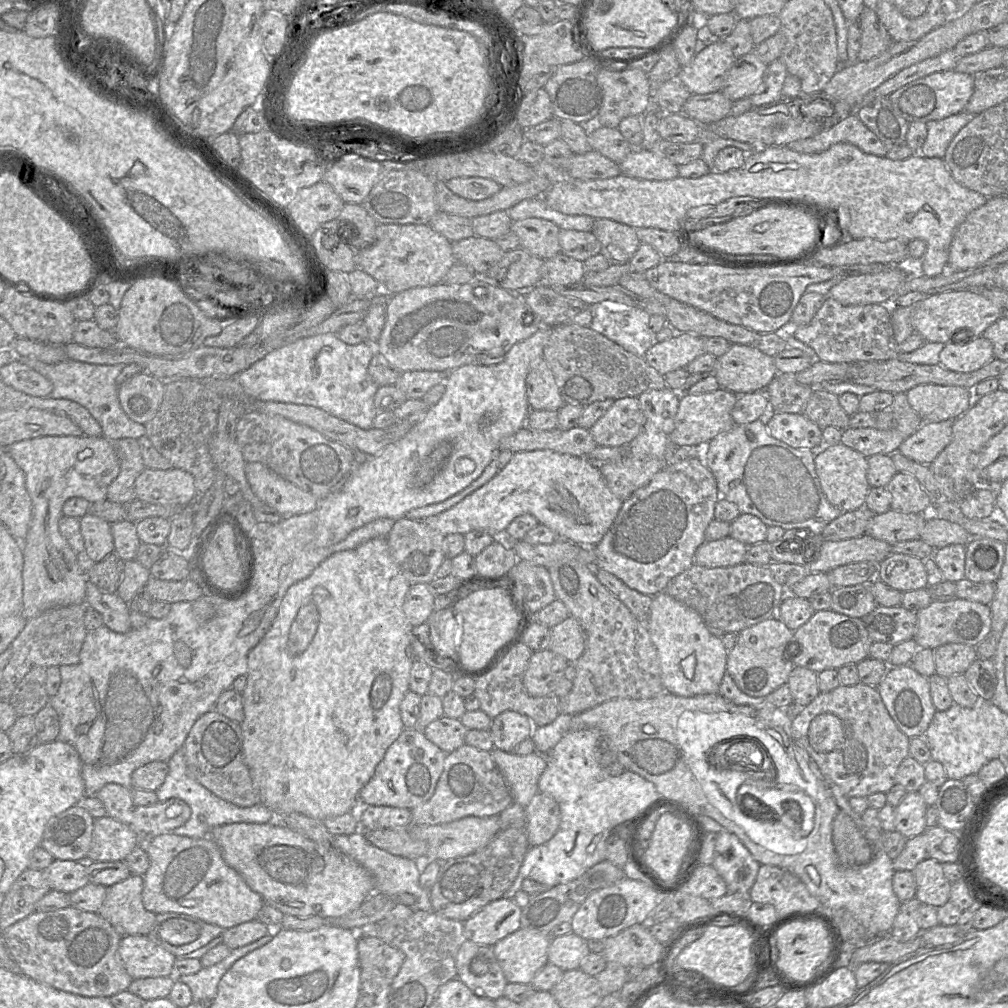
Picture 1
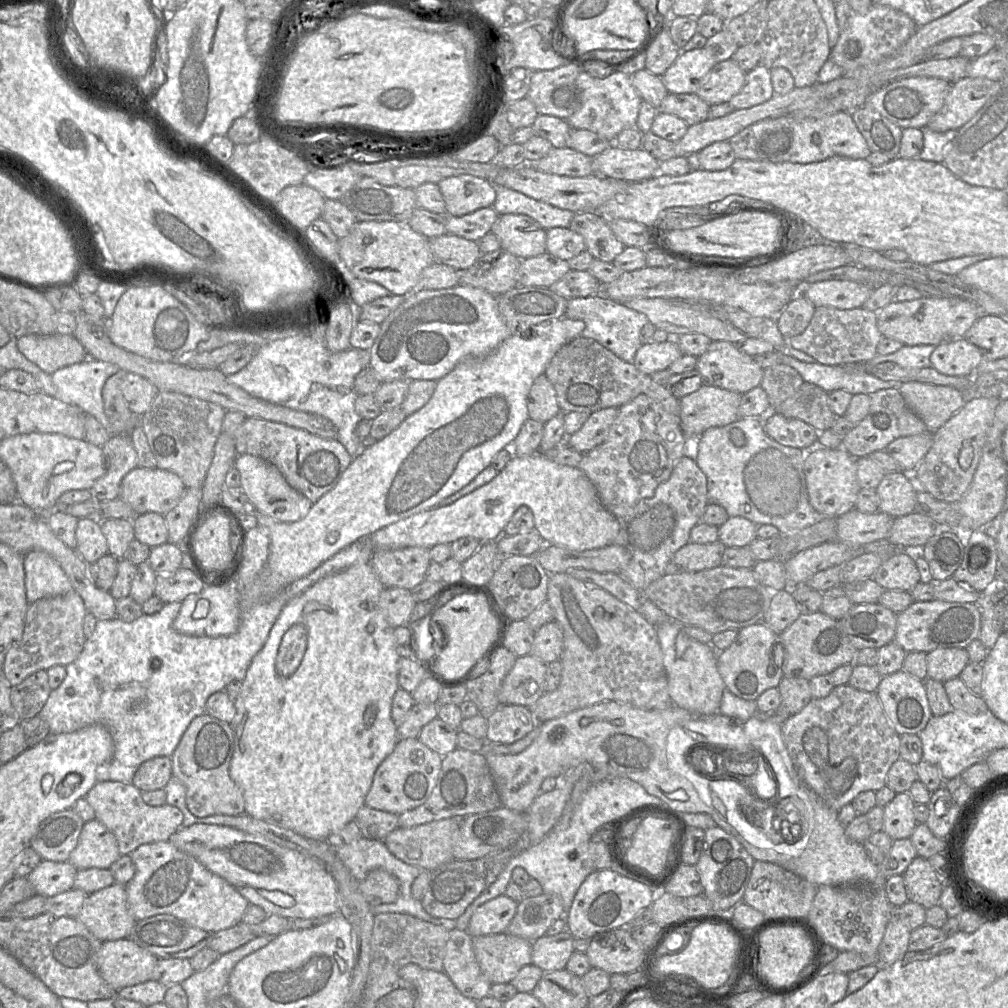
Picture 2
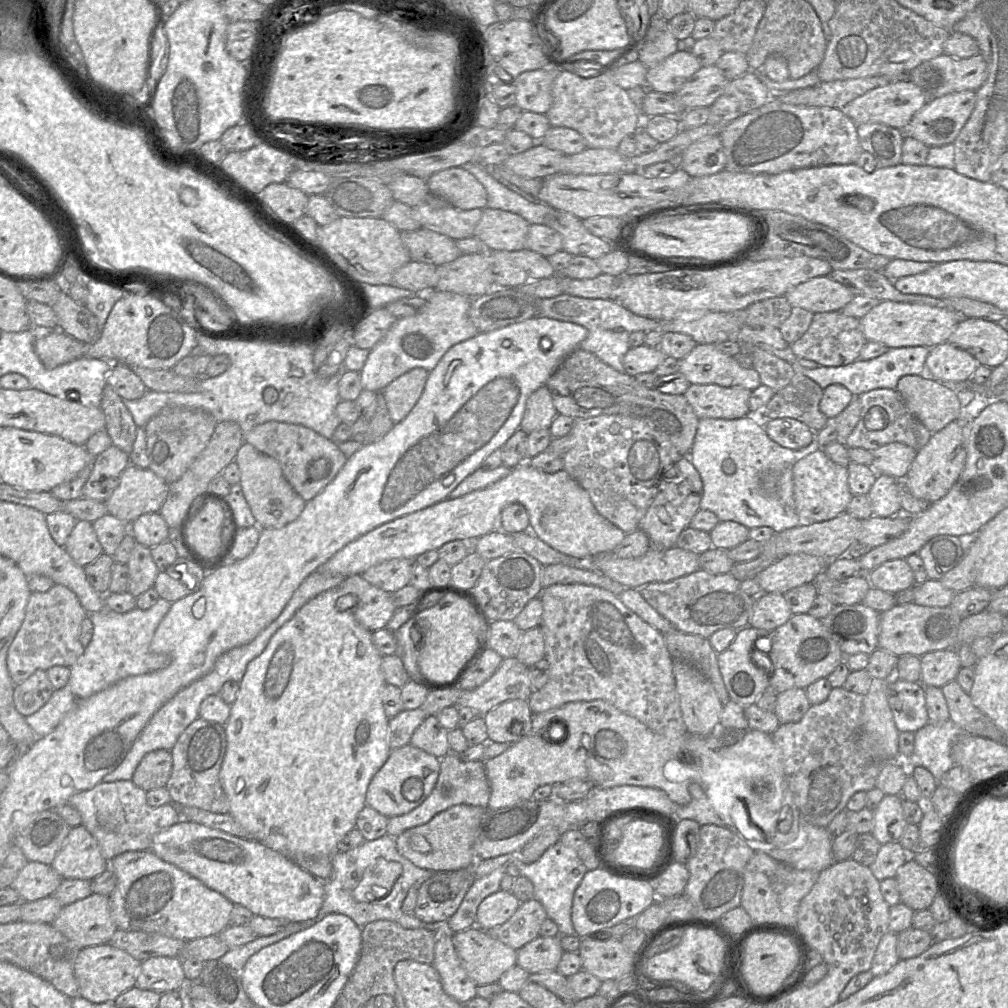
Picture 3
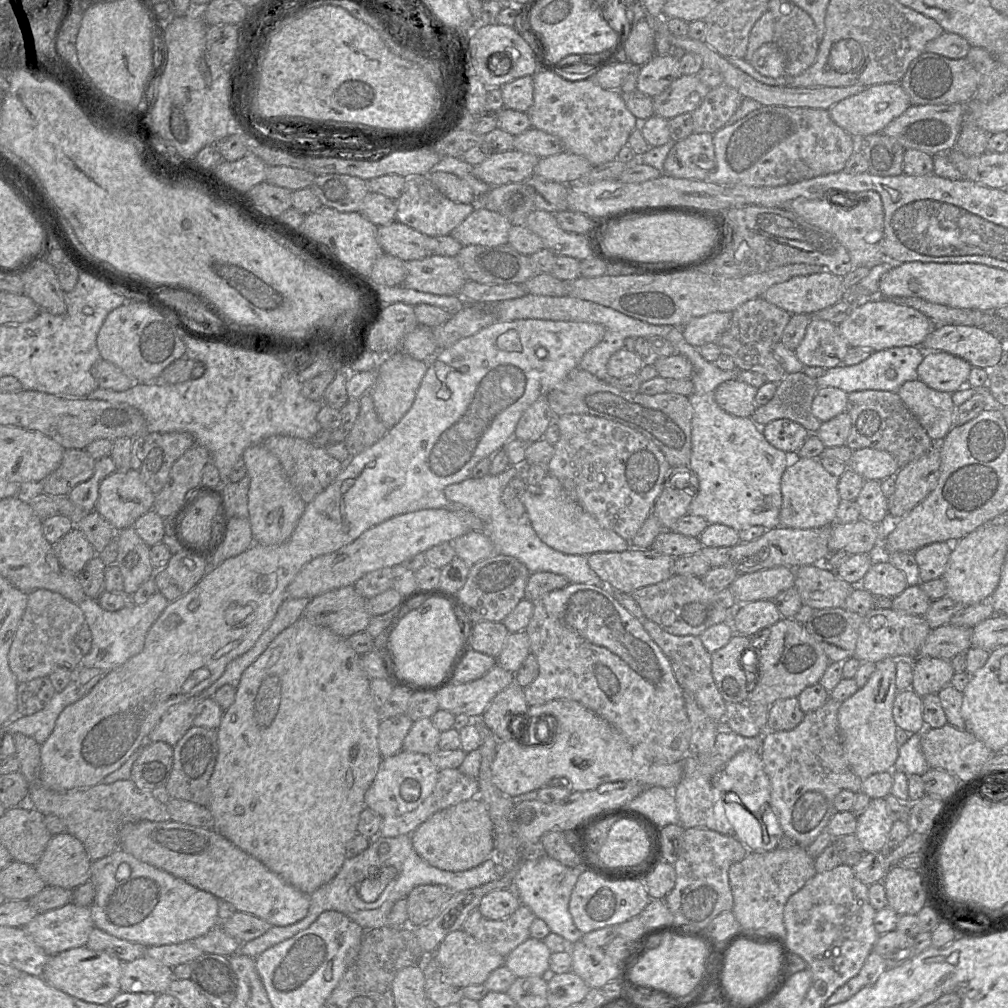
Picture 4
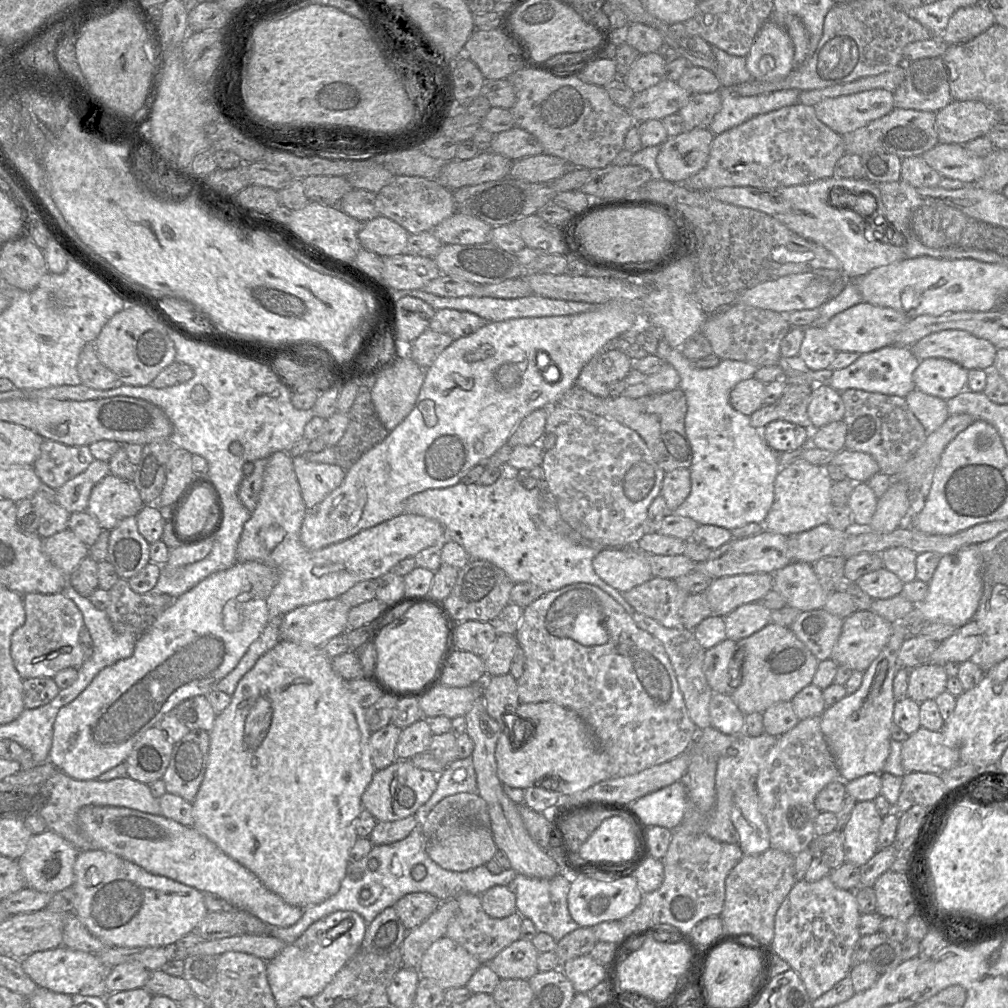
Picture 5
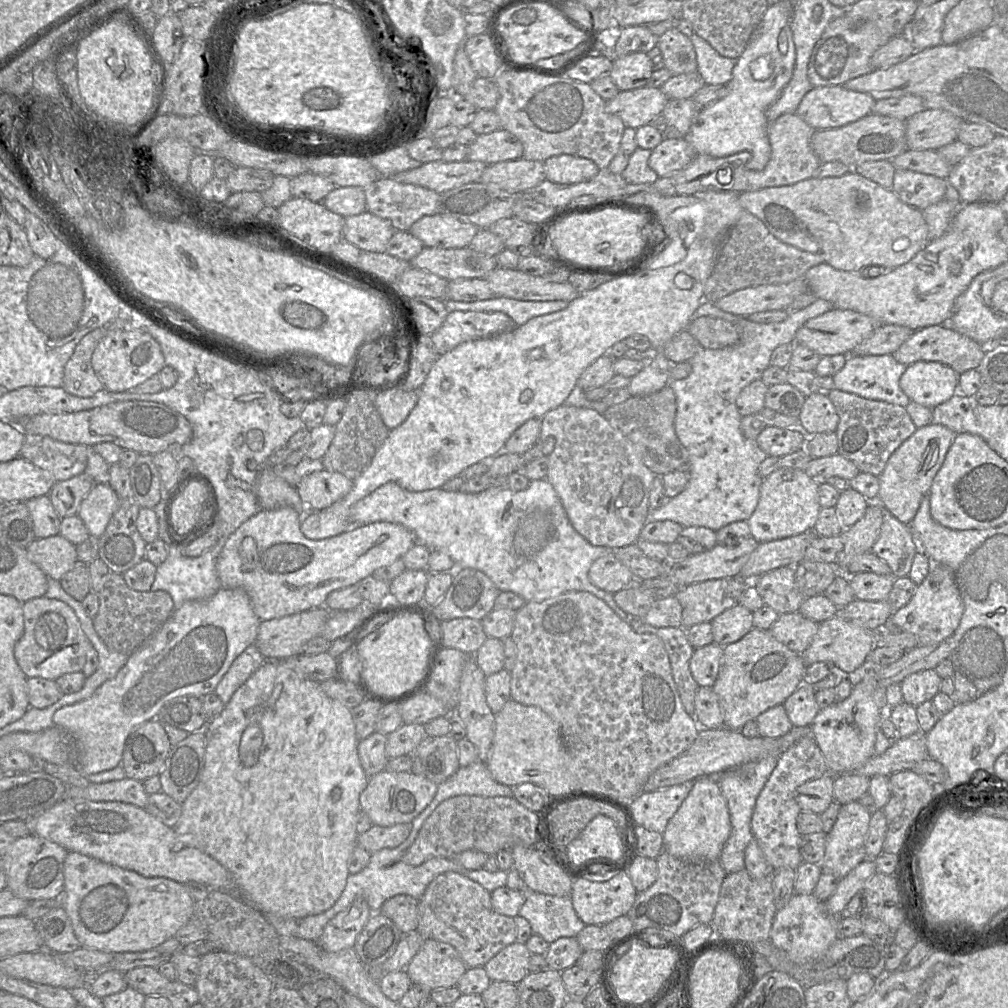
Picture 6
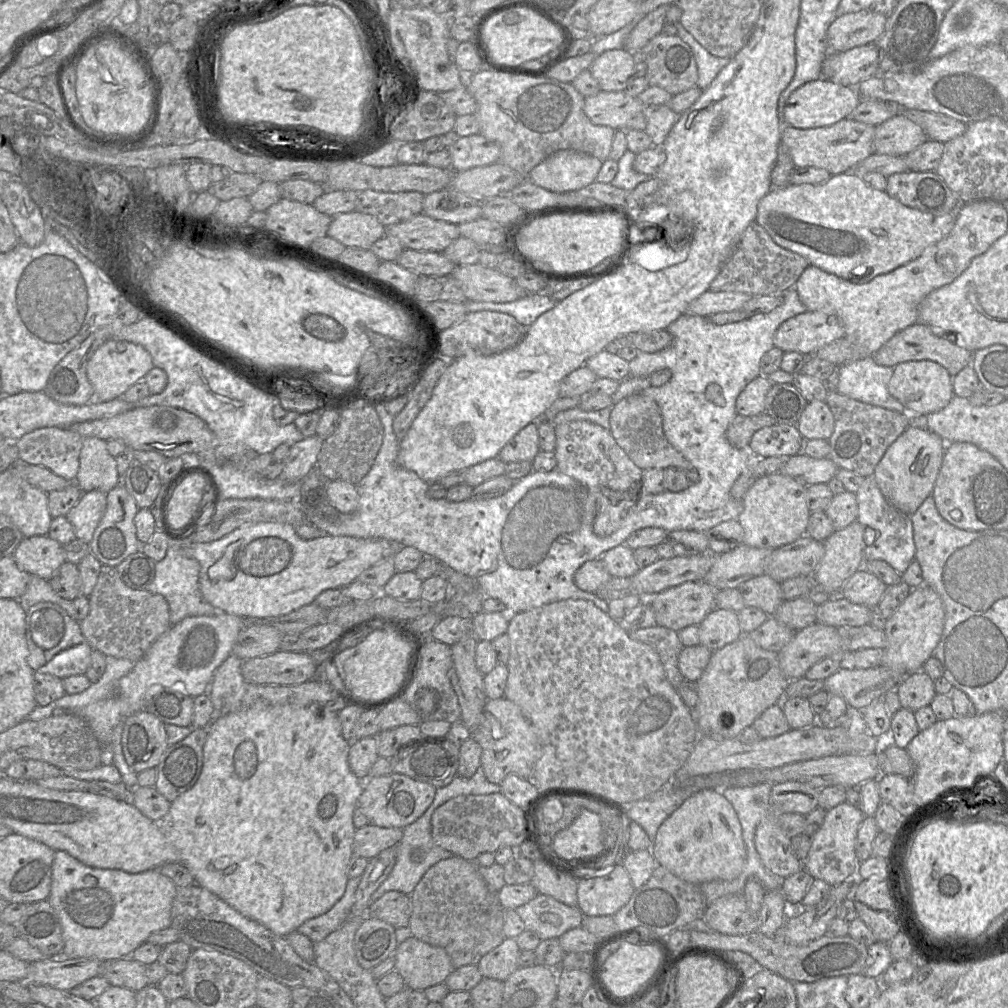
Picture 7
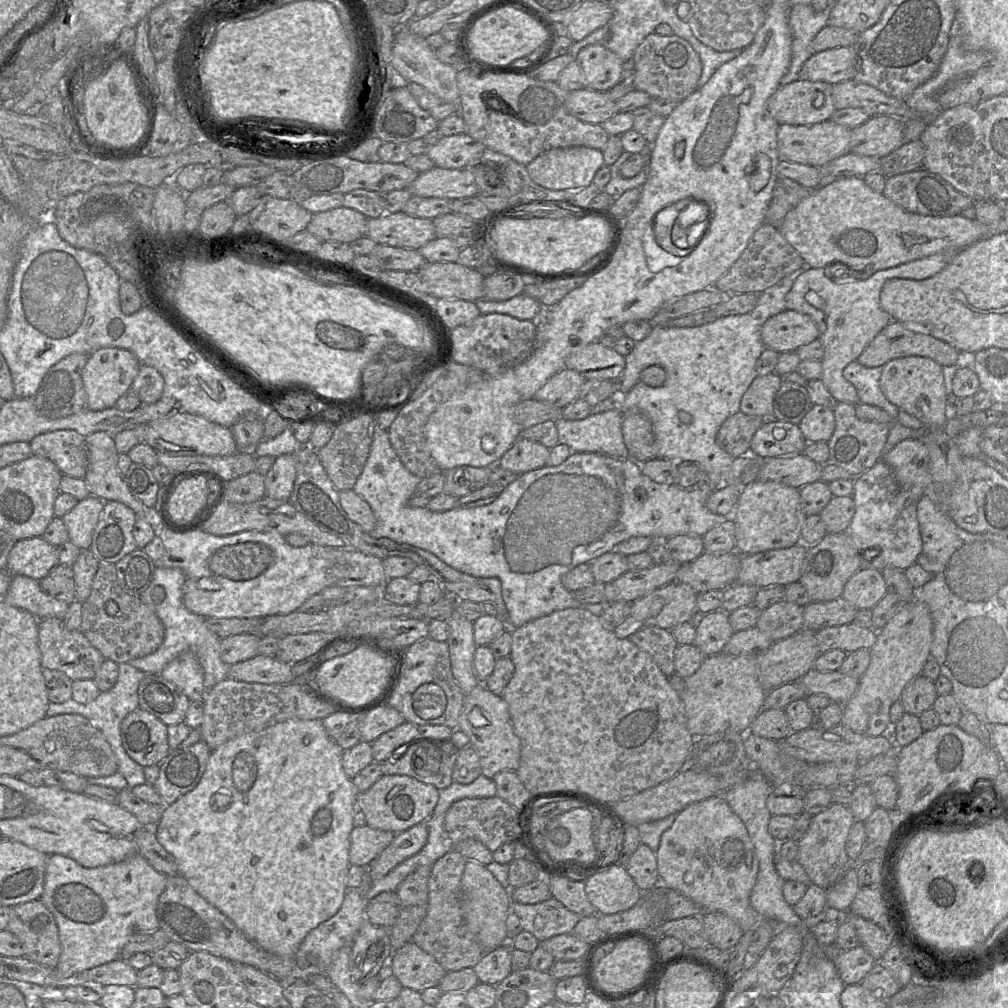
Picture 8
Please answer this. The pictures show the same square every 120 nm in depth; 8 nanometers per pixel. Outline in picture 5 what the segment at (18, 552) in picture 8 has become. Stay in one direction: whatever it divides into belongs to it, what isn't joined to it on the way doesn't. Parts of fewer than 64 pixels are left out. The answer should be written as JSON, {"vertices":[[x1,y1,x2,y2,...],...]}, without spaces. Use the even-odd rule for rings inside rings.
{"vertices":[[69,529,44,538,43,549,51,562,66,576,89,556,89,547]]}

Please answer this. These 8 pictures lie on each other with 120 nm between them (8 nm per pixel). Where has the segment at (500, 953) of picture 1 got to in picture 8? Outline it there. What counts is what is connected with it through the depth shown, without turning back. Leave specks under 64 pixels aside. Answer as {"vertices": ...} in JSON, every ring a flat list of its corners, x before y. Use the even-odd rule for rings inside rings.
{"vertices":[[412,941,407,942,393,952,388,962,386,972,395,976,403,988,410,988,419,992,429,987,438,986,446,973,444,968,432,955,422,950]]}

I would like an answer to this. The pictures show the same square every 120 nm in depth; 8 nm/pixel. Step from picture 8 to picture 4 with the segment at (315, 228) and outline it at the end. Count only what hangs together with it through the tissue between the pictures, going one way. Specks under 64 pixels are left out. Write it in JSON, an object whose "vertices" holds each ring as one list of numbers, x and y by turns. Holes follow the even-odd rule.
{"vertices":[[398,221,378,226,377,230,377,241,382,251,403,261,429,256,429,237]]}

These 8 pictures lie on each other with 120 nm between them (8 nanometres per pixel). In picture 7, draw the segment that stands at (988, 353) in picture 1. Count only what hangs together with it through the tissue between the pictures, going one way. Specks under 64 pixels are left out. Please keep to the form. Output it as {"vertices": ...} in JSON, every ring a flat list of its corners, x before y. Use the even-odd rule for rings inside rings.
{"vertices":[[907,361,896,365,888,383,889,393,897,399,909,414,927,415,946,407,954,396,953,376,940,364,929,361]]}

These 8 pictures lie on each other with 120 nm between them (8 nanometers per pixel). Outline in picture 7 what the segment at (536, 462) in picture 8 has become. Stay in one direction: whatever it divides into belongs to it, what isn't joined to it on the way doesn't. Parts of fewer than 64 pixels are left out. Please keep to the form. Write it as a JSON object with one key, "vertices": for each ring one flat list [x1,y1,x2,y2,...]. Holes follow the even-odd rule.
{"vertices":[[532,422,520,430,501,449,498,458,505,464,521,461,532,462,540,451,537,424,538,422]]}

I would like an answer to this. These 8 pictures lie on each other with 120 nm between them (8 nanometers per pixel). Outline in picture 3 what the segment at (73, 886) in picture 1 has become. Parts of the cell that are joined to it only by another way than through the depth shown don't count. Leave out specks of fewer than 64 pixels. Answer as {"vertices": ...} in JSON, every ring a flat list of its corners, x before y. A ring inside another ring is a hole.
{"vertices":[[28,861,10,886,19,893,22,902,30,902,52,895,62,881,63,877,51,865]]}

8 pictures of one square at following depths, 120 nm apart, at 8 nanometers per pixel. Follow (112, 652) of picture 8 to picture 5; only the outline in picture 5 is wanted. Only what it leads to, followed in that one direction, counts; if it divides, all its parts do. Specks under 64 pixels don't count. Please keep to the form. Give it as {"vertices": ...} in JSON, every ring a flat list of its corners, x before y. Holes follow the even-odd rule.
{"vertices":[[119,578,109,590,109,595,110,602,105,611,114,630,117,633,132,634,138,637,144,634,174,601,167,594,138,594,131,589,128,581,122,578]]}

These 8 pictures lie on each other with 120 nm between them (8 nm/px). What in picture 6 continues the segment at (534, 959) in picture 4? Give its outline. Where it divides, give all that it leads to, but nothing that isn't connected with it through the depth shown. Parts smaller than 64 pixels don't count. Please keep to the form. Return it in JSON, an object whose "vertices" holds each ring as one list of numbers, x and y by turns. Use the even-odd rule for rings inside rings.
{"vertices":[[514,942,491,958,484,969,491,982,520,983,529,973,531,952,525,943]]}

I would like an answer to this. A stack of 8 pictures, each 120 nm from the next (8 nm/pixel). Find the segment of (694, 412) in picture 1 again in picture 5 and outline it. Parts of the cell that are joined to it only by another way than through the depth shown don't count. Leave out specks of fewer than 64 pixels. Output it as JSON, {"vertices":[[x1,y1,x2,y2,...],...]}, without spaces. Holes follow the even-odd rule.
{"vertices":[[748,378,737,383,729,394,731,406,738,412,750,416,763,406,765,385,756,378]]}

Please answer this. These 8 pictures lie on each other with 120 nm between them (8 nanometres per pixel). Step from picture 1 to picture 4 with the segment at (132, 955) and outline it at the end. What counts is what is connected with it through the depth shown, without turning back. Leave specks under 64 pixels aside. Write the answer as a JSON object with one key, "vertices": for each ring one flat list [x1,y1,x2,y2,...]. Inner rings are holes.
{"vertices":[[86,946,73,948,50,956,42,974,50,986,89,1003,108,1005,120,992,123,962,118,958]]}

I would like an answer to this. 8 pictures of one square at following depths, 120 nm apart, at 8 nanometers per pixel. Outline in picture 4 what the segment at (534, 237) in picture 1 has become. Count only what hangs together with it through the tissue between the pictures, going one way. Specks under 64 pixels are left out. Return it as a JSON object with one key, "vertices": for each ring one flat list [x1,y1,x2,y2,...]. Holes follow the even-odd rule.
{"vertices":[[478,206,449,235,462,246,499,246,508,244,512,223,496,211]]}

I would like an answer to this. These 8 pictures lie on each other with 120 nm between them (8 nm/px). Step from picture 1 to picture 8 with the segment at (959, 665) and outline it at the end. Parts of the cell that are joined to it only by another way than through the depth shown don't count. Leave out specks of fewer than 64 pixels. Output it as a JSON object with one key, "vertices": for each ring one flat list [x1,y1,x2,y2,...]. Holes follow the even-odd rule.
{"vertices":[[919,675,902,690,899,701,905,713,919,716,933,707,937,696,934,682]]}

